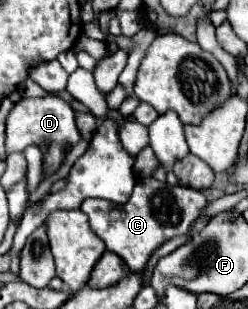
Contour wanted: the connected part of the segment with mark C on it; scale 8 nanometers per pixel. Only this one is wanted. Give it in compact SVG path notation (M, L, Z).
M147 177L135 183L135 189L125 205L115 205L107 199L85 199L81 203L81 211L89 215L91 229L105 241L107 249L117 253L133 273L141 273L151 253L171 237L185 235L205 205L207 199L197 189L183 185L173 187L167 181Z

